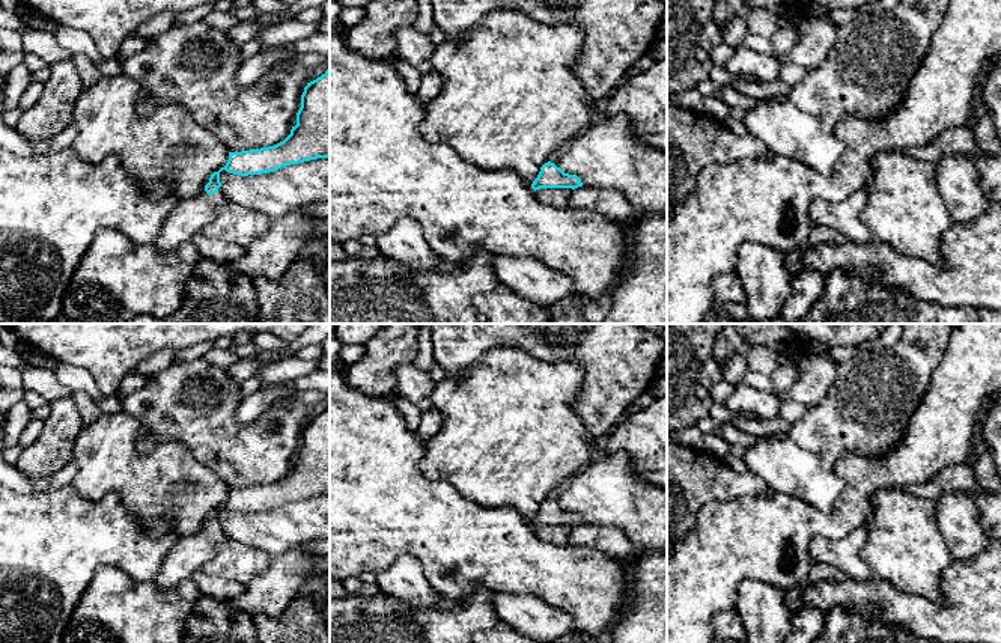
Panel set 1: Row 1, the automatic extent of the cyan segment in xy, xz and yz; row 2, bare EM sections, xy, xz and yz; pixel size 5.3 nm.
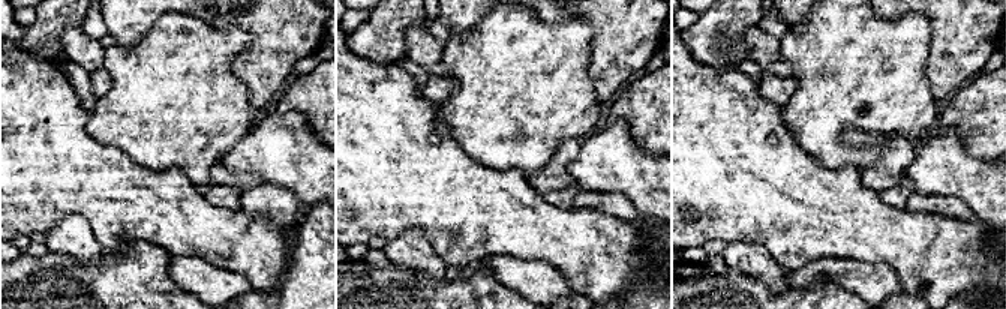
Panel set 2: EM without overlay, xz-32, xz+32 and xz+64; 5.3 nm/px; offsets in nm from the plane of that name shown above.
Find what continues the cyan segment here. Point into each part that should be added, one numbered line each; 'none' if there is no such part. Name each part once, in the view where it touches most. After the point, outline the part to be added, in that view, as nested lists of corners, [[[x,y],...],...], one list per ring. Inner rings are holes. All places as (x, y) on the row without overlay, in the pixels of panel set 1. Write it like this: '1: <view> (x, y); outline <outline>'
1: xy (188, 554); outline [[[221,524],[215,532],[208,532],[203,526],[199,533],[178,539],[157,577],[158,584],[172,587],[191,578],[214,557],[217,547],[229,539]]]

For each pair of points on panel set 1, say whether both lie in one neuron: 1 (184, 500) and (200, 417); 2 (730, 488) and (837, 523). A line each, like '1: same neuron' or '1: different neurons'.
1: different neurons
2: different neurons

